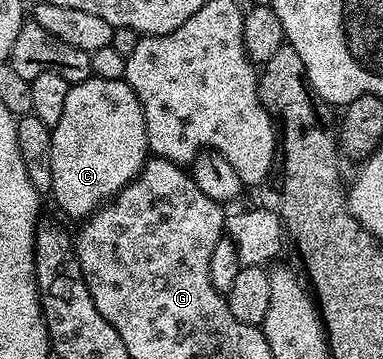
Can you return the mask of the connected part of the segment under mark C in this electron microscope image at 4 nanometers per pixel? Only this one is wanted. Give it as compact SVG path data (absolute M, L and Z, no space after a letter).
M92 77L72 83L63 104L63 116L59 116L59 124L52 127L52 131L51 198L57 201L58 208L67 217L77 218L76 220L88 218L98 206L108 202L127 183L132 182L145 167L147 155L150 153L143 108L124 78L103 80Z

